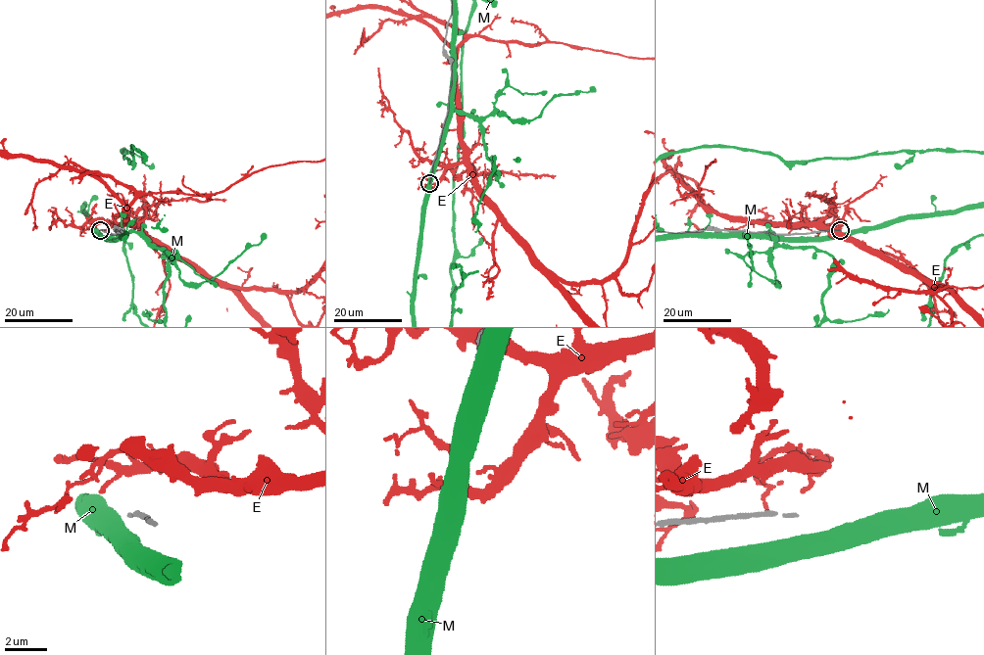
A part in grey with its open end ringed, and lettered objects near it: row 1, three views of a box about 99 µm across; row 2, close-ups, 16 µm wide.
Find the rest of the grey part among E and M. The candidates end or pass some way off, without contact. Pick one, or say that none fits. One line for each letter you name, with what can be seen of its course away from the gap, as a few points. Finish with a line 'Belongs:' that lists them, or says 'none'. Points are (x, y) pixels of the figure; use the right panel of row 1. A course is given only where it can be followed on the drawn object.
Belongs: none

